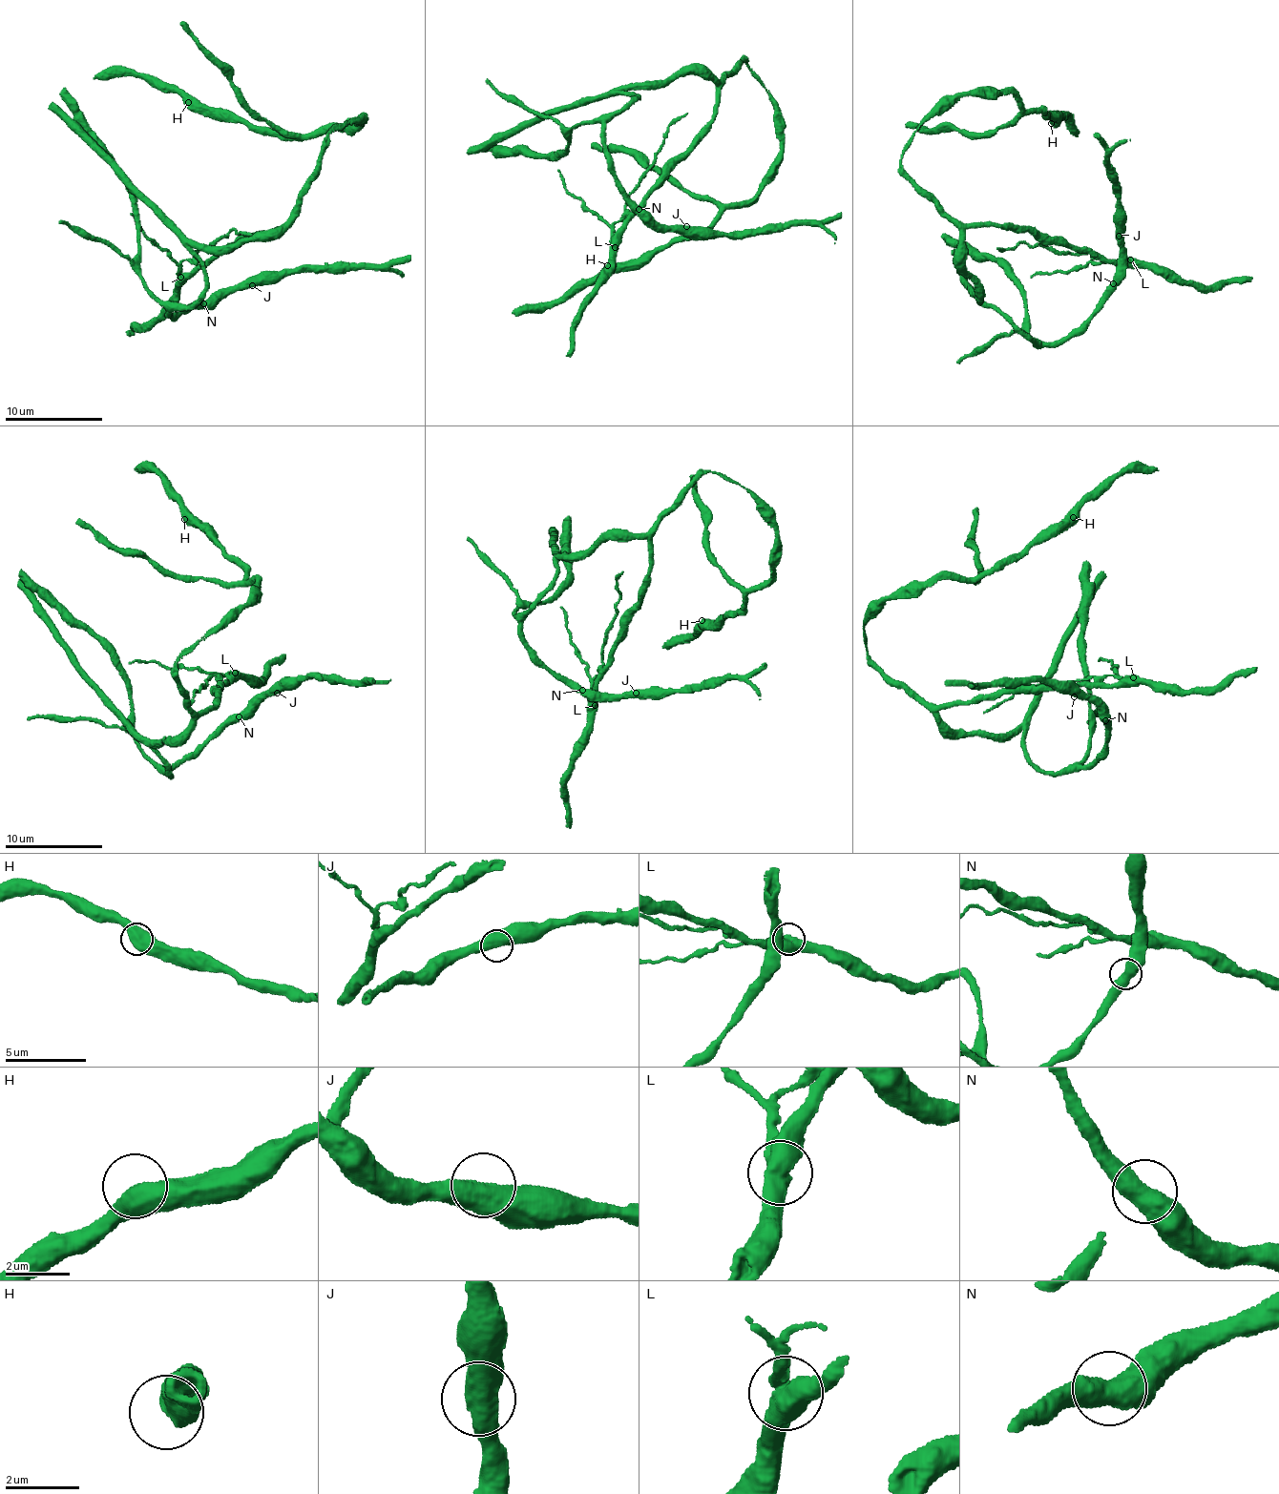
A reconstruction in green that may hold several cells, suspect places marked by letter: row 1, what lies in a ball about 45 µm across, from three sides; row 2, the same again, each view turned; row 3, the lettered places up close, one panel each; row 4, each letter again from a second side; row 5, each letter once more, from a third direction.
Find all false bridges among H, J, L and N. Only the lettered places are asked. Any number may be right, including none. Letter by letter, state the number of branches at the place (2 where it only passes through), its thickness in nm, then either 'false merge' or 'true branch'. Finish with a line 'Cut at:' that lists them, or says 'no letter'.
H: branches 2; calibre 550 nm; true branch
J: branches 2; calibre 550 nm; true branch
L: branches 2; calibre 600 nm; false merge
N: branches 2; calibre 550 nm; true branch
Cut at: L

